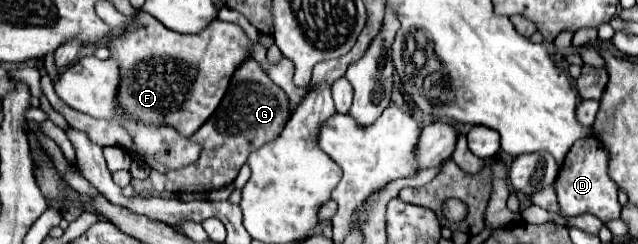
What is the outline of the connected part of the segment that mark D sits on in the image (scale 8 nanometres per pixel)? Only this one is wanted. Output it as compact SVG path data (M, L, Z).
M596 136L578 140L570 148L570 152L558 172L556 184L554 184L564 216L578 216L578 214L590 212L590 214L598 216L602 222L620 218L622 206L618 202L618 186L608 176L608 162L610 162L610 154Z

